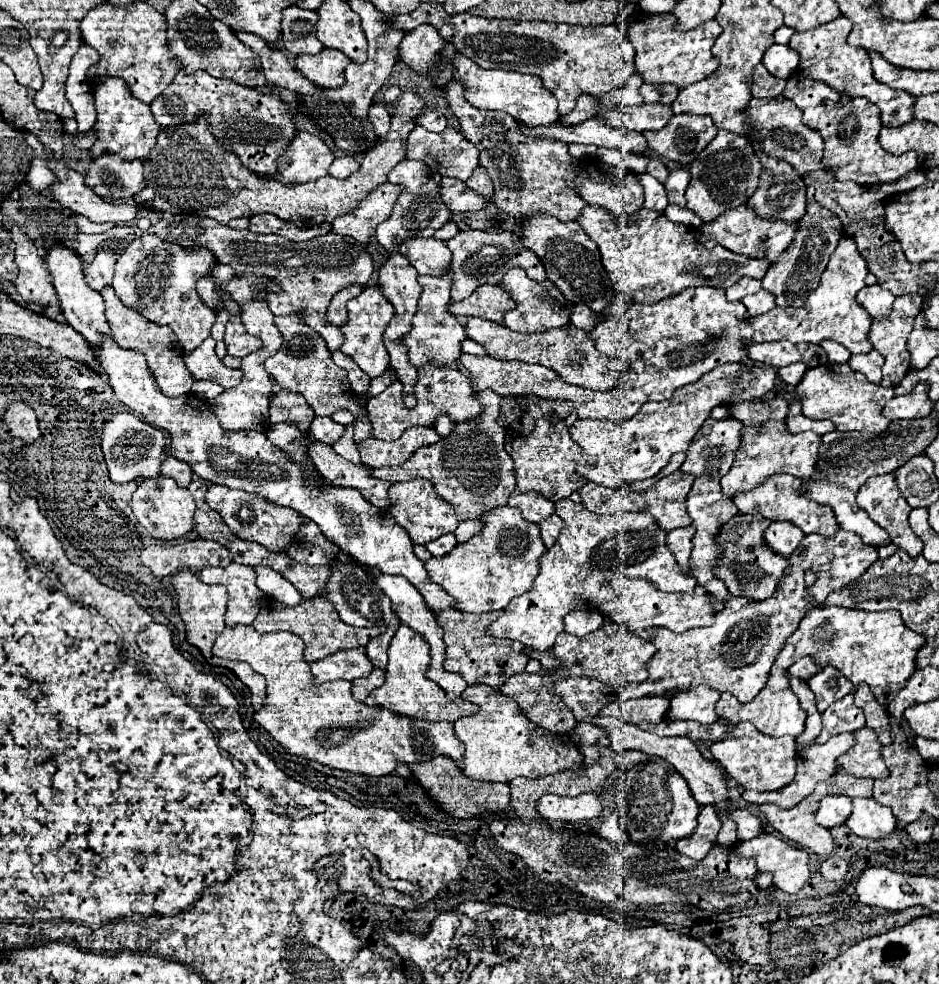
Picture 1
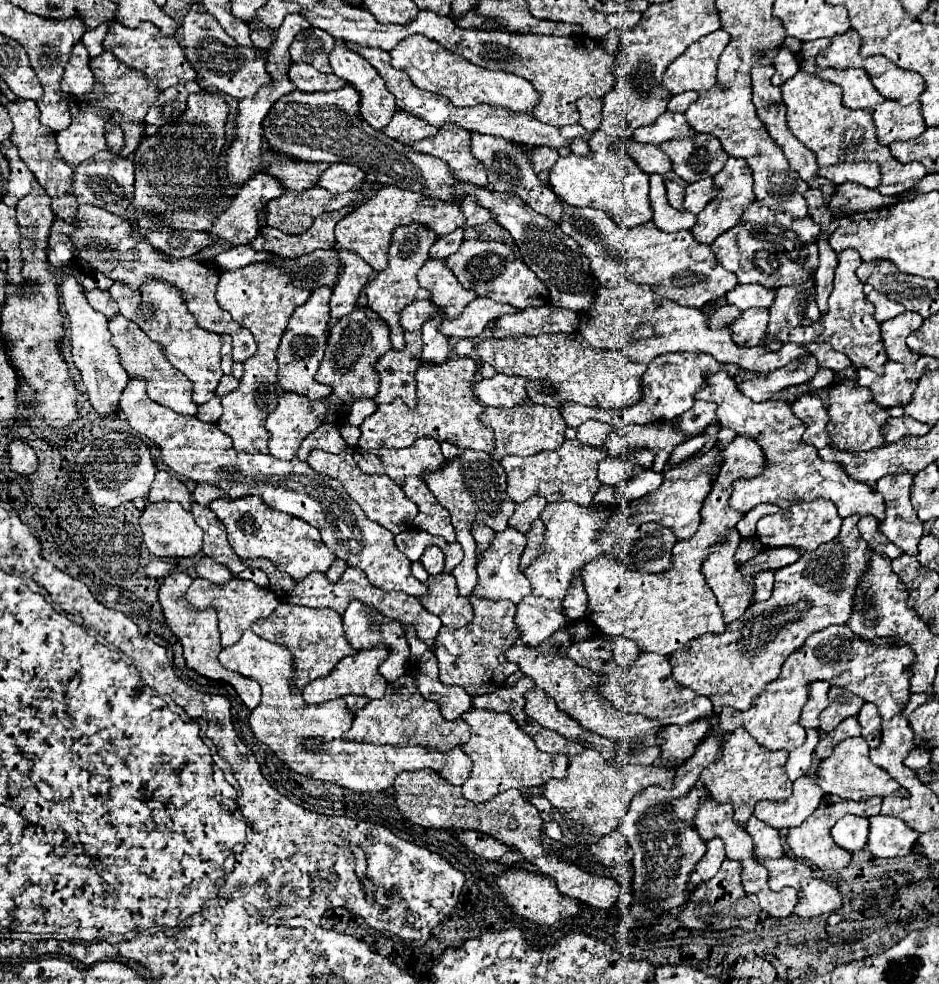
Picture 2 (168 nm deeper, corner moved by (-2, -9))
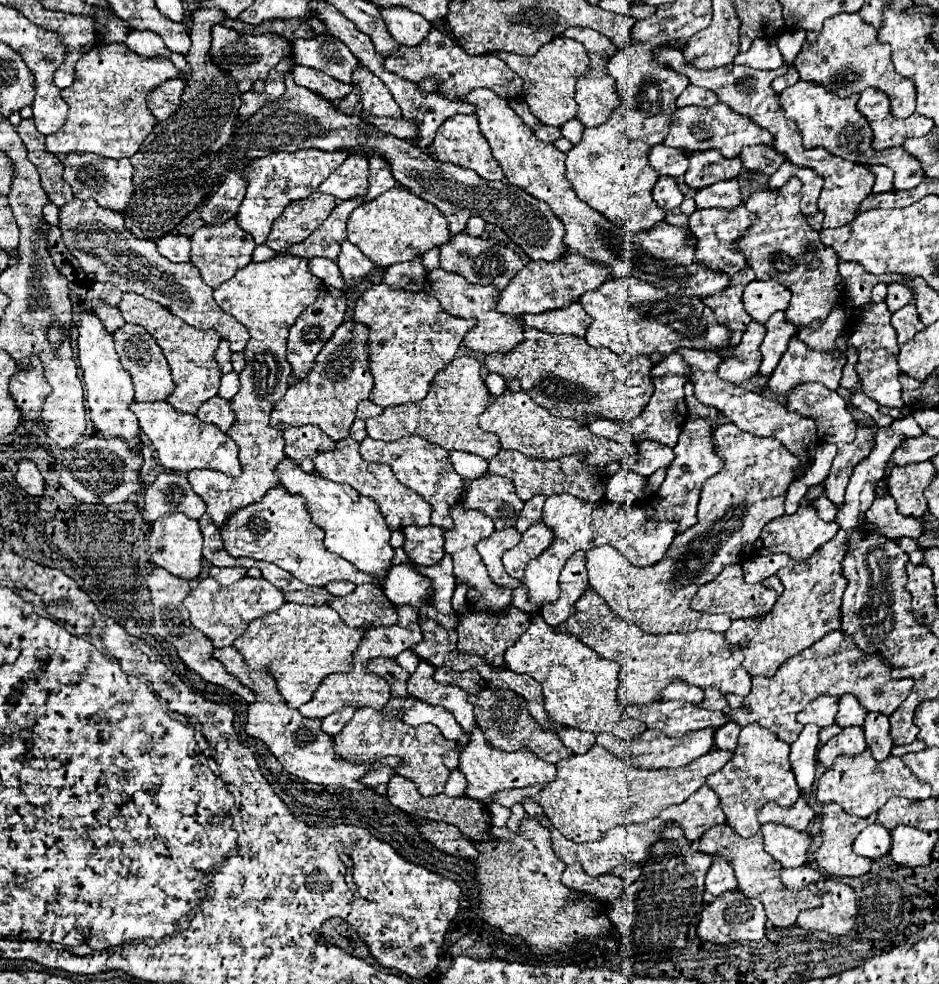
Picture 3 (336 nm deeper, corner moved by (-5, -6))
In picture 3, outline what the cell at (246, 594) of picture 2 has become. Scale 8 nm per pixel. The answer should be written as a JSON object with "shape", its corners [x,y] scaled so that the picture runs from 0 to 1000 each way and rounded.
{"shape":[[[222,586],[222,588],[215,588],[196,609],[196,617],[202,621],[204,637],[217,641],[217,645],[224,647],[230,658],[247,655],[260,643],[260,639],[268,629],[275,629],[281,623],[294,621],[302,613],[305,611],[300,601],[279,586],[277,588],[260,586],[245,597],[236,597]]]}

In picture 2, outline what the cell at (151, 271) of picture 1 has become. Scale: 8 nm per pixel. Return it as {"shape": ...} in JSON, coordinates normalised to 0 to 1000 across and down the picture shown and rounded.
{"shape":[[[159,285],[150,295],[140,295],[137,291],[131,291],[129,287],[122,287],[116,295],[120,305],[127,309],[127,319],[131,319],[135,325],[144,327],[163,348],[167,348],[174,356],[178,366],[195,378],[206,388],[206,409],[218,411],[229,402],[229,394],[237,382],[233,372],[235,362],[235,341],[229,337],[214,335],[208,329],[208,323],[201,319],[195,301],[186,291],[180,291],[171,285]]]}

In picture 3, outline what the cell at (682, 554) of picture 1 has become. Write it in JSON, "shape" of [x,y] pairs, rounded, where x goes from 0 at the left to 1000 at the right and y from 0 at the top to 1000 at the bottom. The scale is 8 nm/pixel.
{"shape":[[[769,430],[760,436],[763,456],[771,464],[771,477],[763,481],[758,487],[754,487],[745,501],[743,511],[743,532],[735,536],[733,540],[720,544],[716,550],[716,556],[709,560],[707,568],[694,576],[675,576],[671,574],[665,564],[654,558],[652,554],[639,554],[624,562],[624,578],[626,578],[626,592],[628,597],[643,609],[643,613],[650,617],[654,627],[667,629],[677,633],[686,643],[735,643],[743,639],[754,639],[763,643],[771,643],[777,637],[777,627],[771,623],[758,625],[758,623],[745,623],[735,619],[735,611],[739,609],[745,595],[754,592],[760,584],[765,584],[767,576],[775,572],[786,572],[790,568],[797,568],[805,548],[809,546],[809,540],[814,532],[835,523],[835,501],[839,493],[843,491],[843,479],[852,473],[848,471],[848,464],[837,458],[833,450],[826,450],[824,446],[805,444],[797,438],[788,438],[780,430]]]}

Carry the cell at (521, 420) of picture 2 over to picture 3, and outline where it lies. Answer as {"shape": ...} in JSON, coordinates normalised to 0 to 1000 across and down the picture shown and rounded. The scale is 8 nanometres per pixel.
{"shape":[[[558,397],[550,401],[532,401],[515,420],[509,422],[509,432],[515,438],[528,440],[532,444],[535,456],[550,456],[569,466],[594,466],[609,460],[622,460],[624,471],[647,473],[652,468],[665,468],[677,460],[677,450],[656,450],[643,444],[635,444],[626,438],[626,434],[618,434],[616,430],[609,430],[609,426],[590,424],[584,416],[571,412]]]}

